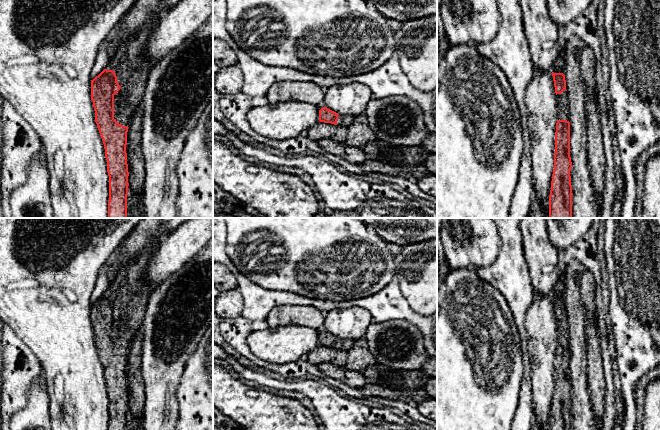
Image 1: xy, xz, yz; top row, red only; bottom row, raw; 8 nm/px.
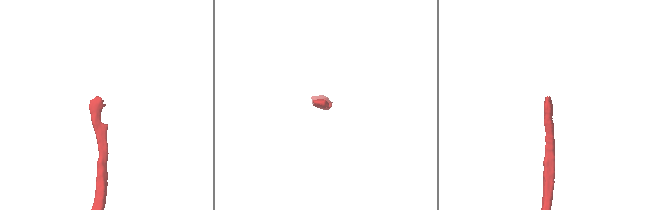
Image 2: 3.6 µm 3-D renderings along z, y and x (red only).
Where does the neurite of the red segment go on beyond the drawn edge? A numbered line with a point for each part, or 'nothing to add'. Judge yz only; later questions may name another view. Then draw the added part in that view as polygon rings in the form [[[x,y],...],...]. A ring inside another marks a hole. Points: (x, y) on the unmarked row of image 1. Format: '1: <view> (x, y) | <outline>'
1: yz (559, 289) | [[[562,272],[559,275],[558,282],[553,288],[551,296],[563,297],[565,299],[565,276]]]

